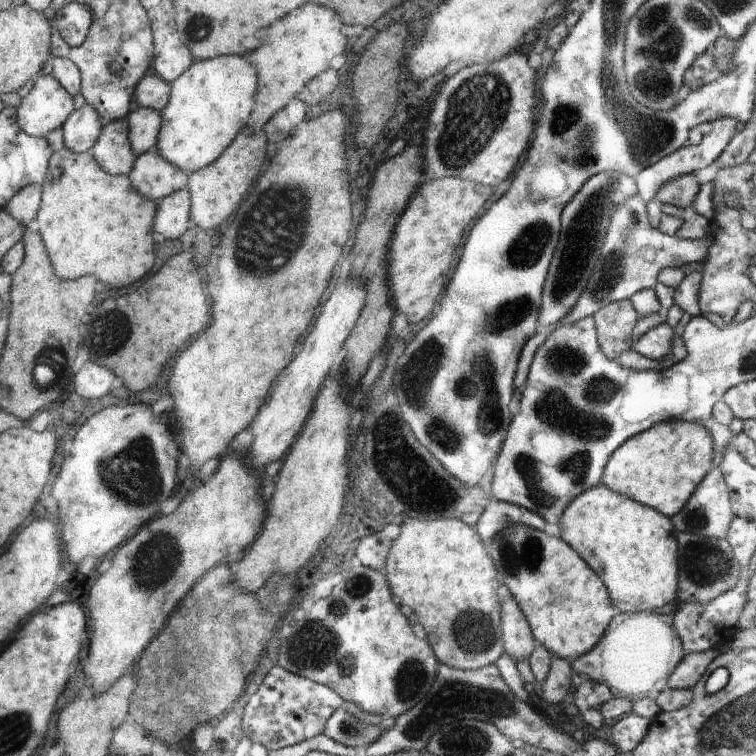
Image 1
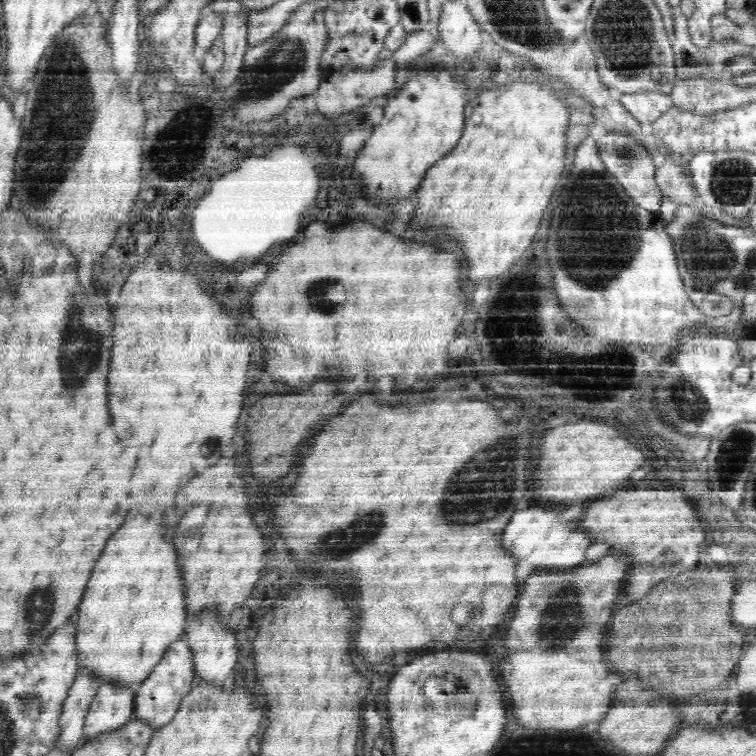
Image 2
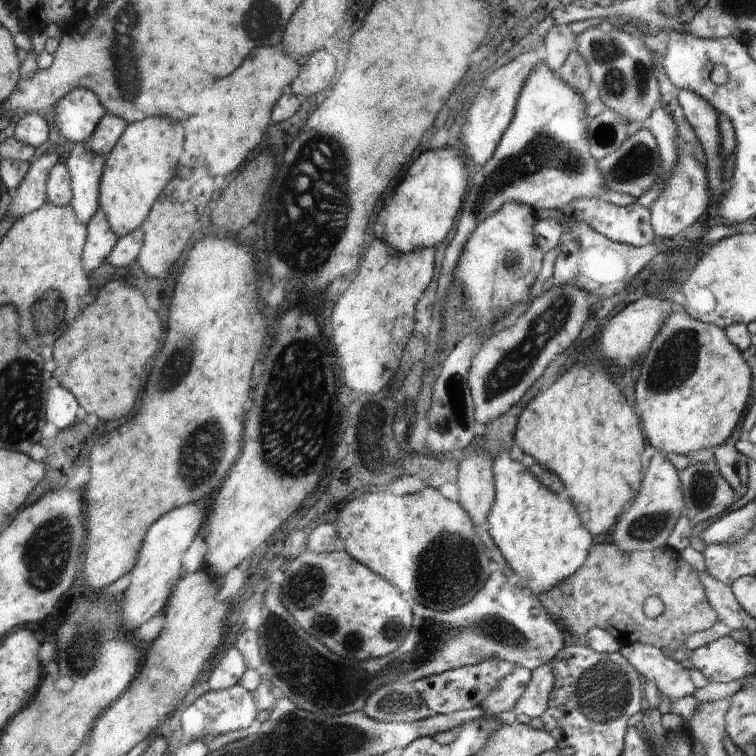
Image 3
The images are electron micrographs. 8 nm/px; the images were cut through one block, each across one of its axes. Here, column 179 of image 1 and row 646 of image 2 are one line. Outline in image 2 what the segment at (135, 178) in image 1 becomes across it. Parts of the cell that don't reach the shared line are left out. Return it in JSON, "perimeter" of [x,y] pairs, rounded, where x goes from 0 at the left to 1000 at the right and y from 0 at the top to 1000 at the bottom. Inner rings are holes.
{"perimeter":[[[241,841],[225,852],[222,860],[214,866],[212,876],[201,885],[196,897],[184,905],[179,913],[177,943],[189,955],[198,955],[201,968],[205,970],[212,962],[225,958],[233,947],[233,940],[241,926],[251,915],[251,905],[258,898],[257,874],[254,861],[246,843]]]}

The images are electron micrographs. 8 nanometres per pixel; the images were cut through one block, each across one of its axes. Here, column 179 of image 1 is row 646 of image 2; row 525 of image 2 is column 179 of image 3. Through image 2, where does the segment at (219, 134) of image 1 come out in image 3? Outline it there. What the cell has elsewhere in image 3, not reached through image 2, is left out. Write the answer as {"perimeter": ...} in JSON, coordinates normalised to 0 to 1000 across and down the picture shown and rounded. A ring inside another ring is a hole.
{"perimeter":[[[198,156],[175,161],[165,169],[155,193],[144,201],[134,235],[134,275],[153,312],[161,313],[183,303],[193,291],[214,249],[230,233],[235,206],[241,201],[241,167],[225,156]]]}

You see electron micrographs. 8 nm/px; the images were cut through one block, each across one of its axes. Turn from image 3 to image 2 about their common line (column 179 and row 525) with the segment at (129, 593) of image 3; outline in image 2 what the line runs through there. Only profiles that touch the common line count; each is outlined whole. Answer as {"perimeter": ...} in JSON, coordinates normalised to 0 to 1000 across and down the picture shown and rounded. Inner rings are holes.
{"perimeter":[[[701,669],[685,675],[672,698],[667,701],[667,725],[672,730],[683,730],[688,741],[704,743],[712,754],[714,751],[757,751],[775,738],[775,725],[783,720],[778,706],[765,696],[765,690],[738,690],[743,672],[735,669]]]}

